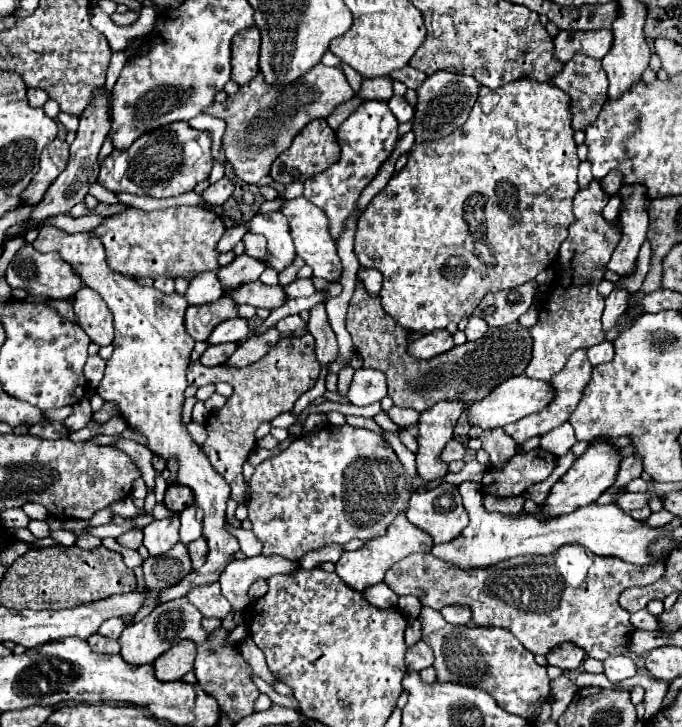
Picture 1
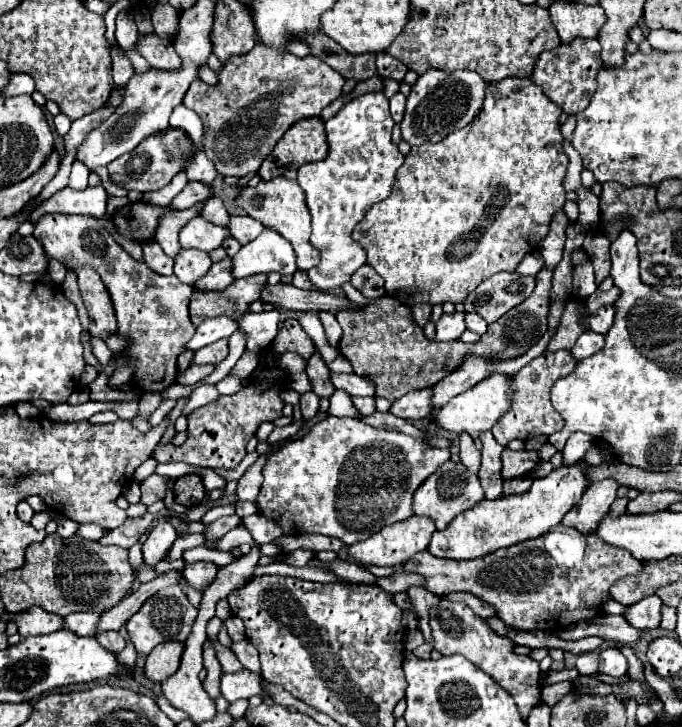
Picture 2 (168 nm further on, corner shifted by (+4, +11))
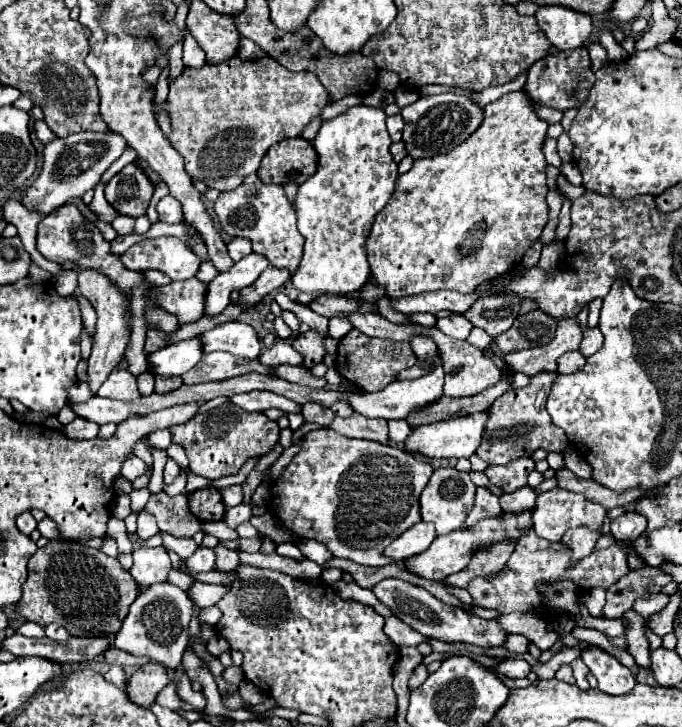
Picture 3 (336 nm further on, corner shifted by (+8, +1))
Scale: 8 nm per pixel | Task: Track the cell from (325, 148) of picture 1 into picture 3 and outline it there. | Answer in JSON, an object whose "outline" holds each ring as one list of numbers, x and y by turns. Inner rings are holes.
{"outline":[[288,138,278,142,264,156,258,170,258,178,264,184,302,184,306,182,318,166,318,154,312,142,304,138]]}

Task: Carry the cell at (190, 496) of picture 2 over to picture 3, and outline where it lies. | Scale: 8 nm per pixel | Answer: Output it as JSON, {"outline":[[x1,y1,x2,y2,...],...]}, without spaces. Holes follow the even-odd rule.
{"outline":[[204,488,204,490,190,492,188,504,192,508,192,514,196,514,196,518,200,520,220,520,224,516,224,504,216,488]]}

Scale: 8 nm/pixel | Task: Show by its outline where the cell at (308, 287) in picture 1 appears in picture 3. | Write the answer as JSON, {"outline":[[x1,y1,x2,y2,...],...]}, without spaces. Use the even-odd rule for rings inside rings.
{"outline":[[322,294,322,296,314,298,308,304,308,308,320,316,332,318,334,314,340,314,340,312,356,312,358,302,356,302,356,298,348,298,348,296,326,296,326,294]]}

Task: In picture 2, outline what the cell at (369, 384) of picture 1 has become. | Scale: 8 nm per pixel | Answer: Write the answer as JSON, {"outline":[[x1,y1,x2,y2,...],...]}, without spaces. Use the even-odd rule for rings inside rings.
{"outline":[[330,372,330,380,336,390,344,390,350,396,374,396,374,384,368,378,354,376,354,374]]}

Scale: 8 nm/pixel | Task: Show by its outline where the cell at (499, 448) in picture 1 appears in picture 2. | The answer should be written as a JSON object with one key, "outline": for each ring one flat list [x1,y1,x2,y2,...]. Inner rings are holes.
{"outline":[[482,432,480,440,484,444,482,448,482,468,478,472,478,478,482,482,482,488,486,492,486,498,500,498,502,496,502,462,500,462,500,454,502,454,502,446,496,444,492,432]]}

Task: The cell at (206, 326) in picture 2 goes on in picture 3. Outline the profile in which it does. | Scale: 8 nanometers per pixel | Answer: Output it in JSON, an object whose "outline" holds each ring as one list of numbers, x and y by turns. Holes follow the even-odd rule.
{"outline":[[200,338,182,340,158,352,152,352,148,356,148,364,150,364,148,370,158,376,182,376,200,362,202,354,204,354,204,346,200,346]]}

